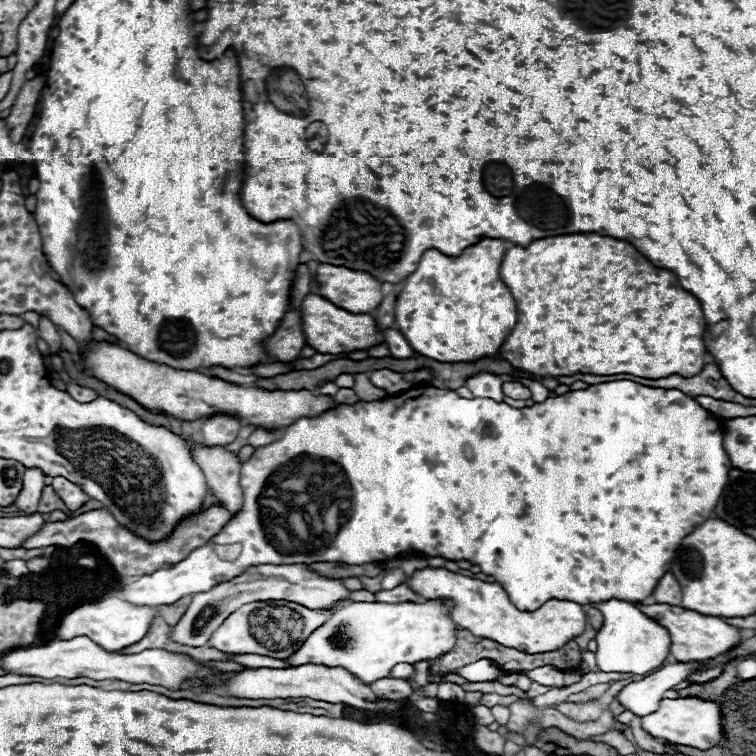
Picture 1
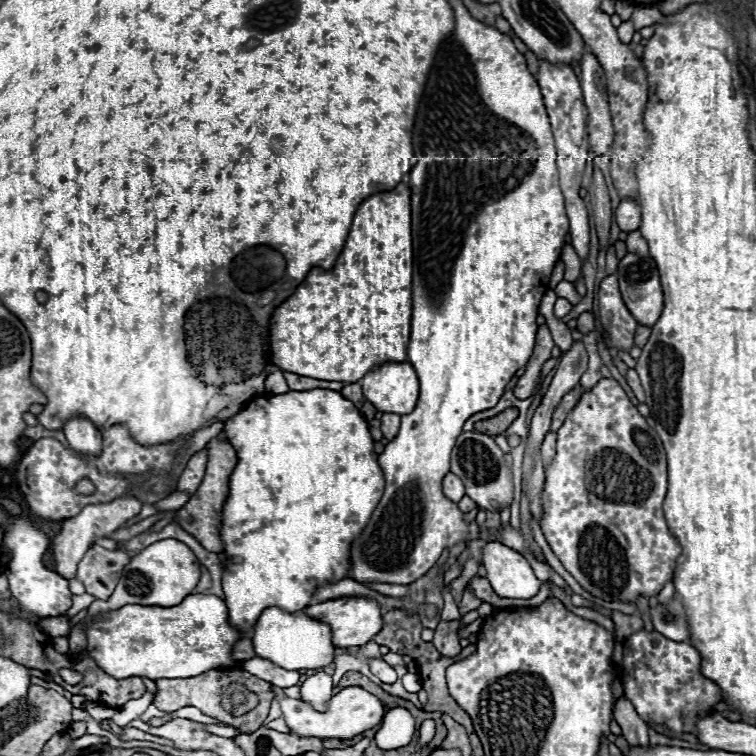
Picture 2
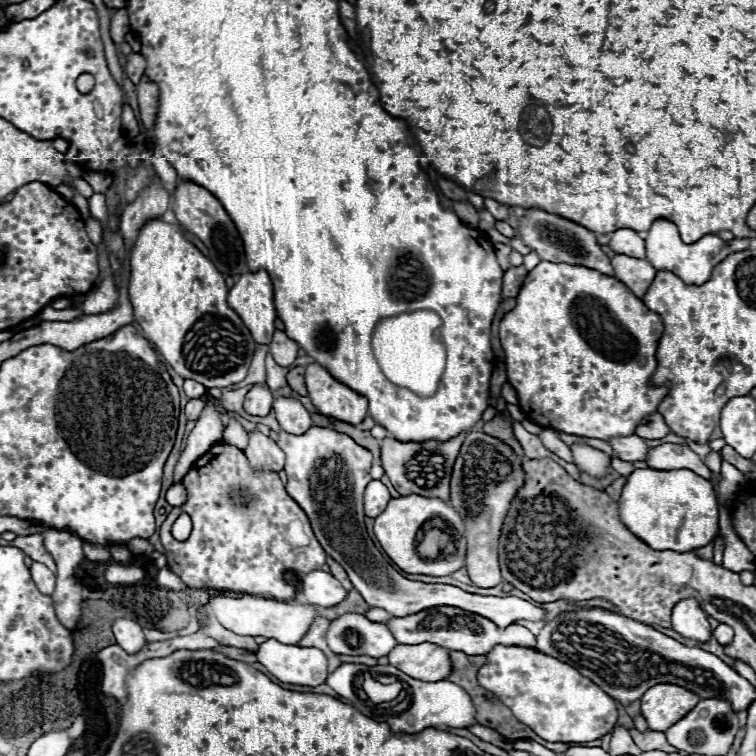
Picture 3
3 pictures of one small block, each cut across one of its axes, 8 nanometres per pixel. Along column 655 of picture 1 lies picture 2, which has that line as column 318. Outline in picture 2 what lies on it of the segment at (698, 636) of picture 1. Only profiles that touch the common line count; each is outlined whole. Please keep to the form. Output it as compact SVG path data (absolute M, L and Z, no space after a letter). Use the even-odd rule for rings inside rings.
M344 596L308 606L304 612L332 626L332 642L336 648L364 646L382 626L382 610L378 602L368 598Z

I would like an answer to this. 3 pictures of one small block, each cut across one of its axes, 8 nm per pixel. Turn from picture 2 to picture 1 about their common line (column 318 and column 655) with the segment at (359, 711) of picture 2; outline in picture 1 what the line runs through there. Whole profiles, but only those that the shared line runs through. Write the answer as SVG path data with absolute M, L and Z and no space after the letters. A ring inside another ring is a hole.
M664 698L658 706L656 712L640 718L642 728L654 736L654 738L664 738L668 744L682 744L682 746L692 746L698 750L710 750L714 748L720 738L722 738L722 716L720 708L702 698Z

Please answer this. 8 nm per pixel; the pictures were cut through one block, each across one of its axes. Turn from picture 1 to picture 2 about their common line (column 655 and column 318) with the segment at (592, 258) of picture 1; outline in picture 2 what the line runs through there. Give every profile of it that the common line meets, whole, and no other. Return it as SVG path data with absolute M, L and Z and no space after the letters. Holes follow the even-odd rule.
M400 182L392 192L366 198L354 214L344 250L330 270L314 266L296 292L280 304L270 318L270 352L280 370L292 370L306 378L358 382L366 372L384 362L404 362L410 340L412 316L412 236L410 236L410 188Z

